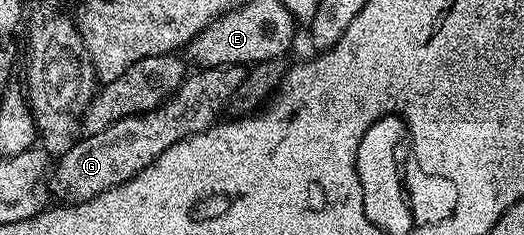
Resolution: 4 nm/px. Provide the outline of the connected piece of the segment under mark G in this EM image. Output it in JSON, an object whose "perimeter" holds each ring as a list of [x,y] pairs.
{"perimeter":[[[216,65],[214,67],[203,67],[198,71],[195,71],[195,74],[184,76],[183,82],[181,83],[181,87],[175,92],[174,95],[168,97],[163,104],[157,106],[155,109],[150,109],[149,111],[145,111],[144,113],[134,113],[133,115],[129,115],[128,117],[123,117],[117,123],[113,123],[108,127],[105,131],[101,131],[100,133],[92,133],[86,139],[87,141],[79,141],[76,143],[72,149],[67,149],[63,154],[59,157],[59,162],[54,162],[53,168],[49,173],[49,193],[51,193],[55,197],[61,197],[57,199],[62,199],[67,203],[78,203],[80,201],[88,201],[89,199],[93,199],[97,195],[101,195],[103,191],[106,189],[112,189],[113,187],[117,187],[121,183],[125,183],[129,179],[133,179],[138,173],[143,170],[145,167],[149,167],[149,163],[153,163],[162,153],[165,151],[169,151],[169,147],[173,147],[173,143],[177,143],[181,139],[185,139],[186,137],[192,137],[194,133],[200,133],[201,131],[205,131],[209,128],[209,126],[216,124],[220,120],[221,114],[219,112],[224,111],[225,106],[230,102],[232,95],[237,91],[237,87],[241,86],[243,80],[247,77],[248,70],[244,68],[242,65]]]}

